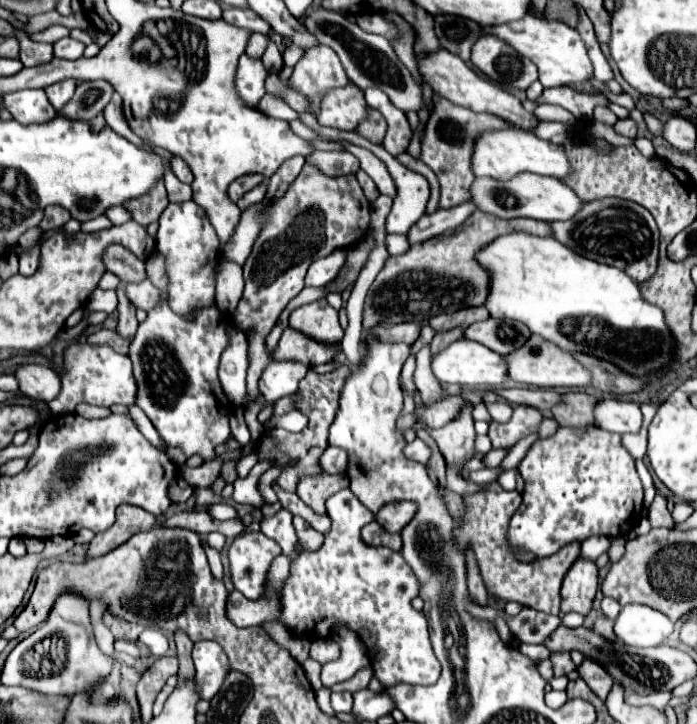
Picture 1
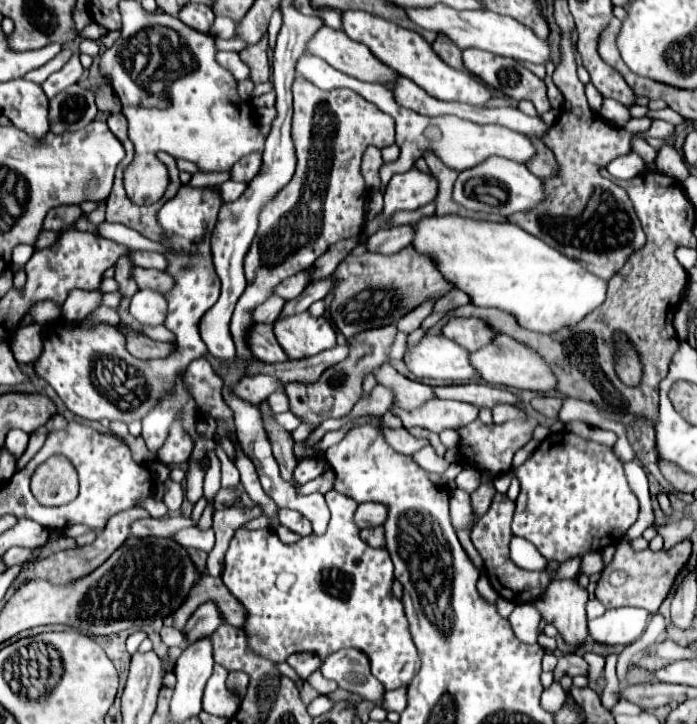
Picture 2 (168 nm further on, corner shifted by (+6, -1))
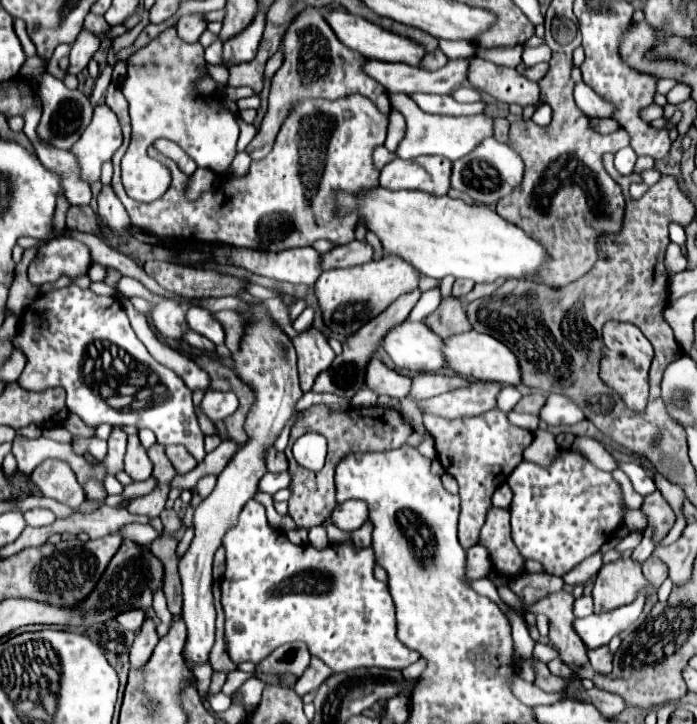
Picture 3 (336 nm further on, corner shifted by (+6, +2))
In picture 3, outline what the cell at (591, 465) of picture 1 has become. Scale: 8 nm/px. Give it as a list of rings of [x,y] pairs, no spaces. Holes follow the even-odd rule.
[[[563,450],[549,466],[541,468],[523,460],[507,478],[513,490],[511,538],[523,558],[537,560],[545,572],[563,576],[613,536],[623,524],[623,494],[609,472],[595,468],[581,454]]]

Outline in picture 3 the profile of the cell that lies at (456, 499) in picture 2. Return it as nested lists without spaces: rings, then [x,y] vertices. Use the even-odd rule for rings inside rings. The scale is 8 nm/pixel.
[[[493,408],[481,416],[463,416],[457,420],[437,418],[429,412],[423,416],[427,432],[435,440],[437,458],[443,470],[459,484],[461,516],[459,516],[459,544],[467,550],[479,542],[481,526],[485,524],[487,510],[491,508],[491,496],[515,466],[523,460],[523,450],[533,442],[533,434],[507,420],[507,414]]]

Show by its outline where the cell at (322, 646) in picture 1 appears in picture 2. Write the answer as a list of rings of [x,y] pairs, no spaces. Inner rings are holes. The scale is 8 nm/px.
[[[297,653],[289,657],[287,663],[301,675],[301,679],[307,679],[313,671],[321,667],[321,659],[315,653]]]

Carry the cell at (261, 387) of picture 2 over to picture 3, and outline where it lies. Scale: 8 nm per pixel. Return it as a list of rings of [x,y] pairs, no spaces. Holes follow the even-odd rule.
[[[209,390],[209,394],[203,396],[199,410],[213,422],[213,426],[217,426],[221,420],[231,416],[237,410],[237,406],[239,406],[239,402],[233,392]]]

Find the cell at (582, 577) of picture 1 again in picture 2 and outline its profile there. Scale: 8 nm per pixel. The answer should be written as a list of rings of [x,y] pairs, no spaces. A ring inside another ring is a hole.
[[[559,579],[547,587],[545,599],[537,599],[535,607],[547,623],[559,629],[567,643],[581,645],[587,637],[587,601],[587,589],[577,579]]]

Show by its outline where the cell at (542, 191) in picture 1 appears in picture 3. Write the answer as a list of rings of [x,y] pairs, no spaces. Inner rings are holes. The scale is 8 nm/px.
[[[489,136],[481,140],[481,144],[473,152],[455,160],[451,188],[469,194],[477,204],[495,204],[499,202],[499,198],[507,196],[513,188],[517,188],[521,180],[523,180],[523,162],[519,160],[519,156],[507,144],[499,142],[495,136]]]

